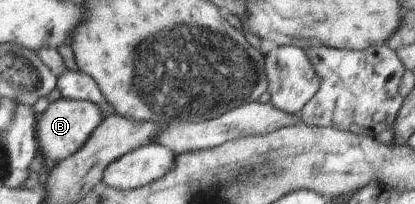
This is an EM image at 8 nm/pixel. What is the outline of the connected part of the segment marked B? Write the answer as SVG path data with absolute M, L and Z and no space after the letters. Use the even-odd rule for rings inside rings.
M59 98L38 116L36 135L40 152L45 159L56 163L68 159L69 156L72 157L74 153L84 149L84 145L88 145L88 141L95 135L96 129L104 123L106 116L104 109L98 103Z

